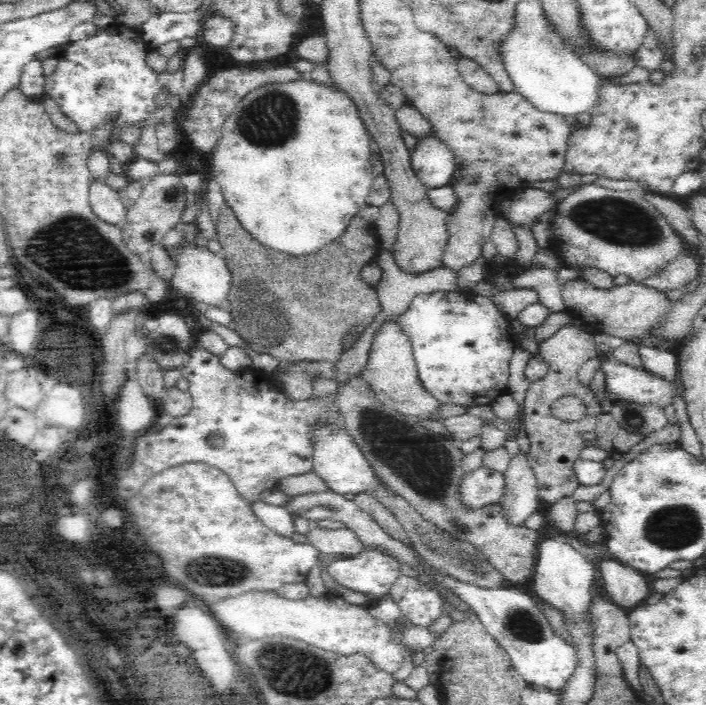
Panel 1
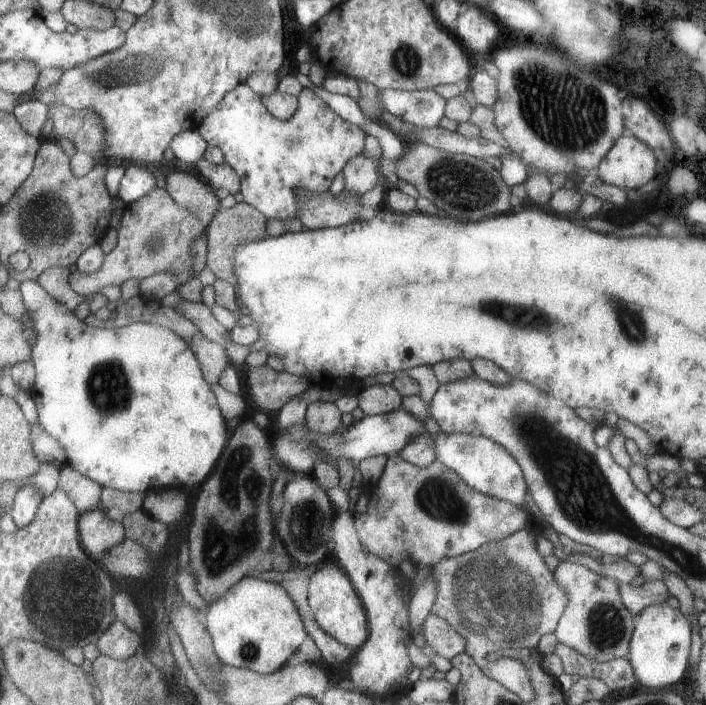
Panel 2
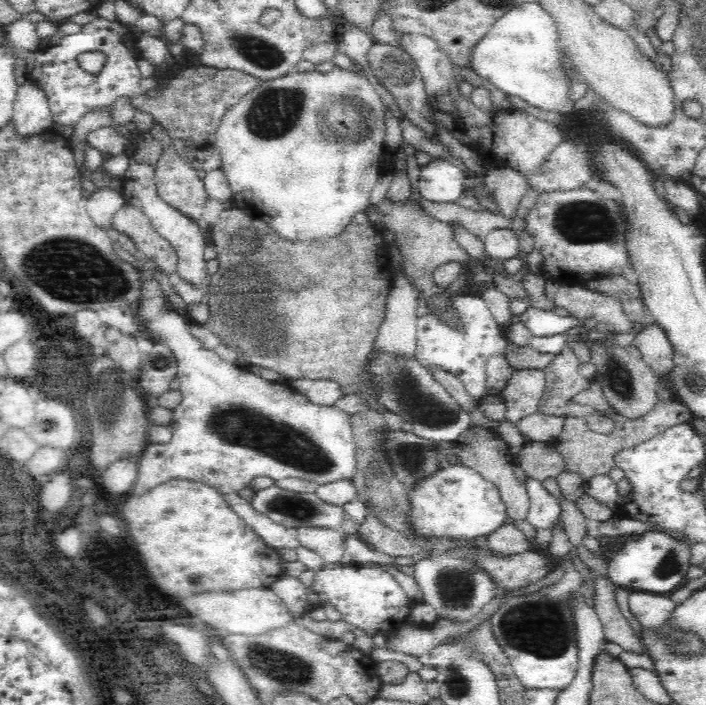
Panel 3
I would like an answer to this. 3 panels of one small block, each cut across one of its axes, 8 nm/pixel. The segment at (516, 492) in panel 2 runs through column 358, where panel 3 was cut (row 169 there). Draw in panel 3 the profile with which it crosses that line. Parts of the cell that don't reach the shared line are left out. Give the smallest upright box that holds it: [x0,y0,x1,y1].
[420,158,466,204]

